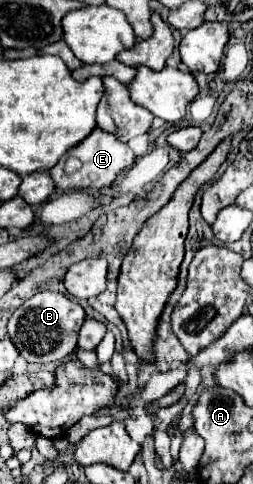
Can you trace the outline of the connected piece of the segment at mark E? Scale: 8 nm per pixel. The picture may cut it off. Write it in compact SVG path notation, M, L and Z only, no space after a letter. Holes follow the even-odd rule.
M95 128L93 134L89 134L89 138L85 138L85 142L81 142L73 150L69 150L49 172L51 172L51 178L55 180L55 186L63 192L69 192L69 190L97 192L97 190L113 186L117 176L123 174L125 170L129 170L129 166L133 166L133 162L135 162L135 154L127 144L119 142L113 134L109 134L101 128ZM65 160L67 160L66 165ZM67 172L71 174L67 174Z

